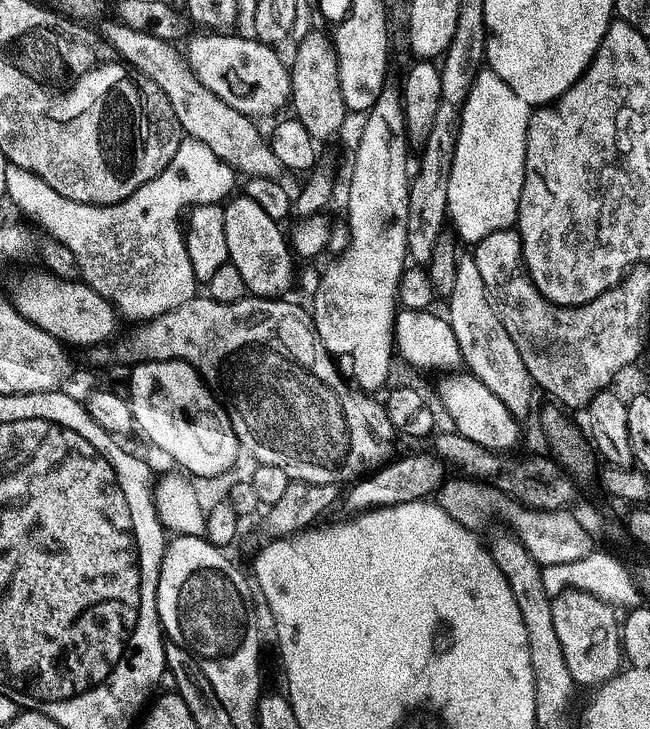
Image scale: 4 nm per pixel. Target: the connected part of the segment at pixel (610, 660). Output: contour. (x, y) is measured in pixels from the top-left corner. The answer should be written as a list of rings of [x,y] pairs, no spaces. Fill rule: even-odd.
[[[571,590],[555,597],[552,601],[555,633],[558,634],[559,645],[562,646],[563,657],[566,658],[567,669],[573,675],[573,682],[581,689],[599,689],[601,685],[608,684],[619,675],[625,667],[624,638],[622,635],[622,620],[617,609],[612,605],[594,598],[588,592],[573,592]]]

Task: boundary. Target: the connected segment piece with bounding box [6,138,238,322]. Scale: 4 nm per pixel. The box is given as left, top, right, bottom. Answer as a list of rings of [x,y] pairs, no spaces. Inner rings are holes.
[[[185,139],[184,145],[174,154],[174,162],[154,182],[142,186],[130,199],[121,204],[112,204],[109,208],[96,208],[93,204],[70,202],[70,198],[62,198],[58,190],[50,190],[42,178],[38,178],[30,170],[22,170],[9,166],[6,170],[7,199],[20,212],[26,212],[37,220],[51,239],[69,248],[81,267],[83,282],[97,291],[98,294],[113,305],[121,317],[147,322],[156,320],[162,314],[178,310],[186,306],[186,302],[197,299],[198,281],[194,274],[194,266],[190,266],[188,241],[182,227],[182,217],[197,204],[223,205],[236,191],[238,174],[210,146],[200,140]]]

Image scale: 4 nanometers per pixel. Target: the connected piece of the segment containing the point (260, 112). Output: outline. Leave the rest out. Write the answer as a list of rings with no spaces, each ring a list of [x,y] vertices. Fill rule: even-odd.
[[[207,33],[193,35],[186,44],[184,58],[195,77],[212,94],[226,102],[234,110],[255,120],[270,118],[289,107],[292,98],[292,73],[289,65],[282,60],[280,52],[255,38],[238,38],[236,34]]]

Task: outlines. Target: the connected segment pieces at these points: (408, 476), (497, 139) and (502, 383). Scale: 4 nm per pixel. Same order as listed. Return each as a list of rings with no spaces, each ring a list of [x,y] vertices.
[[[420,454],[416,457],[408,456],[402,460],[395,459],[384,465],[383,468],[353,483],[341,497],[338,508],[344,512],[344,516],[354,518],[363,512],[374,509],[384,509],[390,506],[406,505],[410,502],[429,499],[439,491],[448,478],[447,465],[439,457],[428,454]]]
[[[484,70],[472,81],[468,99],[458,116],[456,157],[448,183],[448,215],[459,234],[469,246],[480,244],[490,234],[506,232],[517,227],[520,219],[520,199],[526,178],[528,157],[528,127],[532,121],[533,105],[522,102],[514,90],[498,74]]]
[[[461,255],[457,259],[454,294],[448,297],[448,304],[450,304],[448,321],[456,334],[463,363],[469,373],[478,377],[517,419],[526,419],[534,404],[536,387],[525,364],[524,352],[506,330],[500,313],[486,290],[475,255]]]

